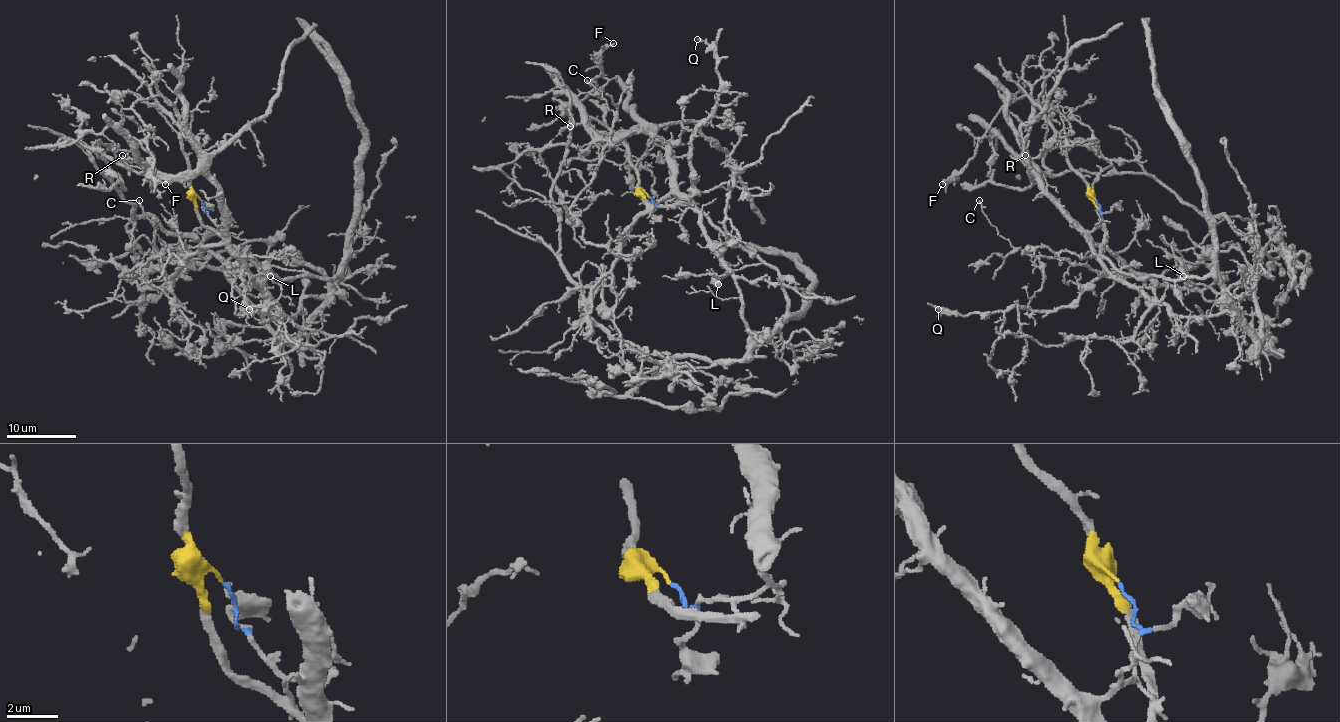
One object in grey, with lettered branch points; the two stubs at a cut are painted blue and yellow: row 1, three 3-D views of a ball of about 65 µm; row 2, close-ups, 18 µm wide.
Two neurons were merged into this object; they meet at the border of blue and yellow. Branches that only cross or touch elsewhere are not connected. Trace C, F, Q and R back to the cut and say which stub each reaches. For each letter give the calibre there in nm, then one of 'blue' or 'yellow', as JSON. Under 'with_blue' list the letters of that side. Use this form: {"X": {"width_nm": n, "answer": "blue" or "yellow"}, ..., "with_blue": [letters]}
{"C": {"width_nm": 120, "answer": "blue"}, "F": {"width_nm": 120, "answer": "yellow"}, "Q": {"width_nm": 70, "answer": "blue"}, "R": {"width_nm": 120, "answer": "blue"}, "with_blue": ["C", "Q", "R"]}

